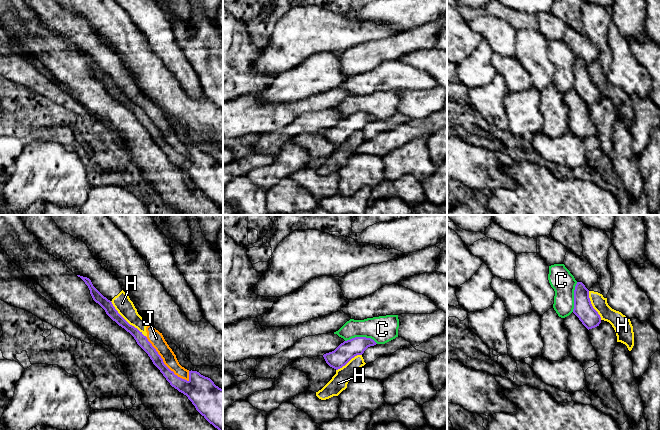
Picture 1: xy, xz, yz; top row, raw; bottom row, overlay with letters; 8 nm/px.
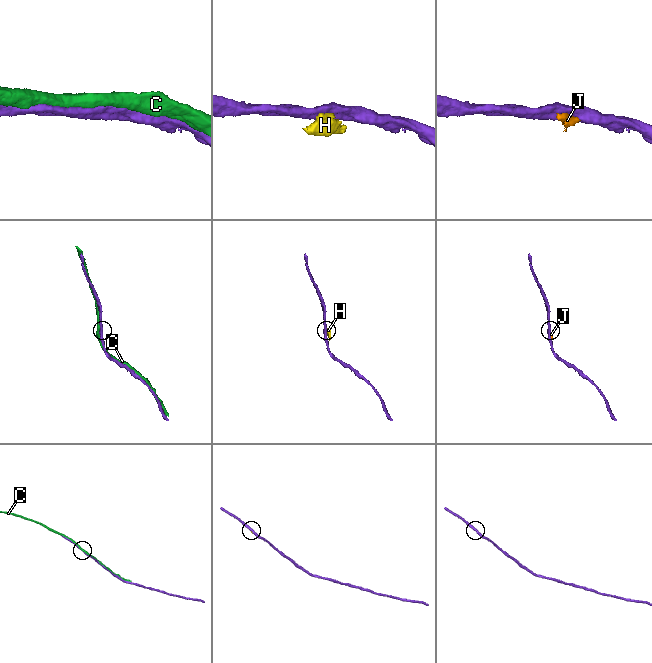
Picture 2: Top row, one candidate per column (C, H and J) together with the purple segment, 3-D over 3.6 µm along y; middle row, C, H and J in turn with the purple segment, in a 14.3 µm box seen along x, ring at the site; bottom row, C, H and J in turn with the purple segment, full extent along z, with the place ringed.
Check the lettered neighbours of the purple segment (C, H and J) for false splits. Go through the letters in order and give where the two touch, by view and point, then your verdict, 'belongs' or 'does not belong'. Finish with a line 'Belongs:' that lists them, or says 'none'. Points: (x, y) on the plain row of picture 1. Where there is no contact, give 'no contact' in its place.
C: contact xz (361, 113); does not belong
H: contact xy (126, 97); does not belong
J: contact xy (163, 138); does not belong
Belongs: none

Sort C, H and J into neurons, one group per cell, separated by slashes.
C / H J

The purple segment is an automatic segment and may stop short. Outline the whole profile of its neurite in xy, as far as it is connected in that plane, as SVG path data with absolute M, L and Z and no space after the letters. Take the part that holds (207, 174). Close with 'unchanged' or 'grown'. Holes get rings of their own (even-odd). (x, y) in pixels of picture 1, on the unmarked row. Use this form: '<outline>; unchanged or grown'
M77 52L85 58L93 76L105 86L106 90L134 113L137 120L148 130L170 161L186 171L196 186L223 211L223 165L197 147L189 147L188 157L175 151L164 140L163 135L147 113L118 89L112 78L93 62L91 56L87 53Z; unchanged

